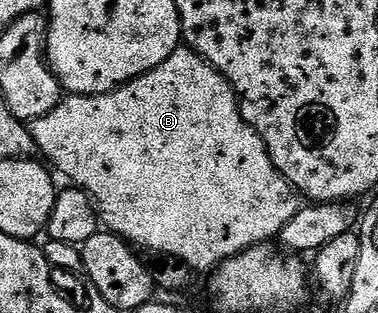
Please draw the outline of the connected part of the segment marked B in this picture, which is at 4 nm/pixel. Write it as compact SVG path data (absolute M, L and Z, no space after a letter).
M187 46L176 48L174 54L170 54L170 58L166 58L166 62L162 62L162 66L134 78L128 84L114 89L113 92L98 94L97 96L65 95L60 104L54 106L54 110L50 110L50 114L31 121L30 127L32 129L32 141L36 143L37 153L57 173L60 171L68 179L68 182L92 197L98 205L98 212L103 223L111 231L122 237L123 240L131 242L137 249L148 248L144 250L152 254L161 252L167 256L184 260L200 274L219 268L221 262L238 255L246 248L252 248L256 244L272 242L272 240L275 241L281 230L286 226L286 222L290 222L290 218L294 218L296 209L301 207L302 204L301 197L296 189L274 166L262 138L242 118L240 102L236 99L236 91L232 89L230 82L218 69L207 64L193 48Z

